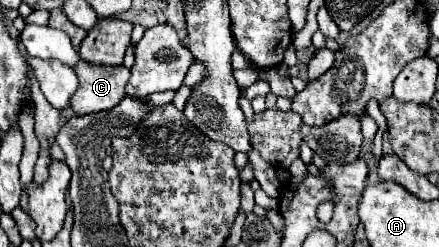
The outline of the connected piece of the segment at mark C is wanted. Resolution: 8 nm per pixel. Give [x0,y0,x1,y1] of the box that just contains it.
[71,60,131,116]

